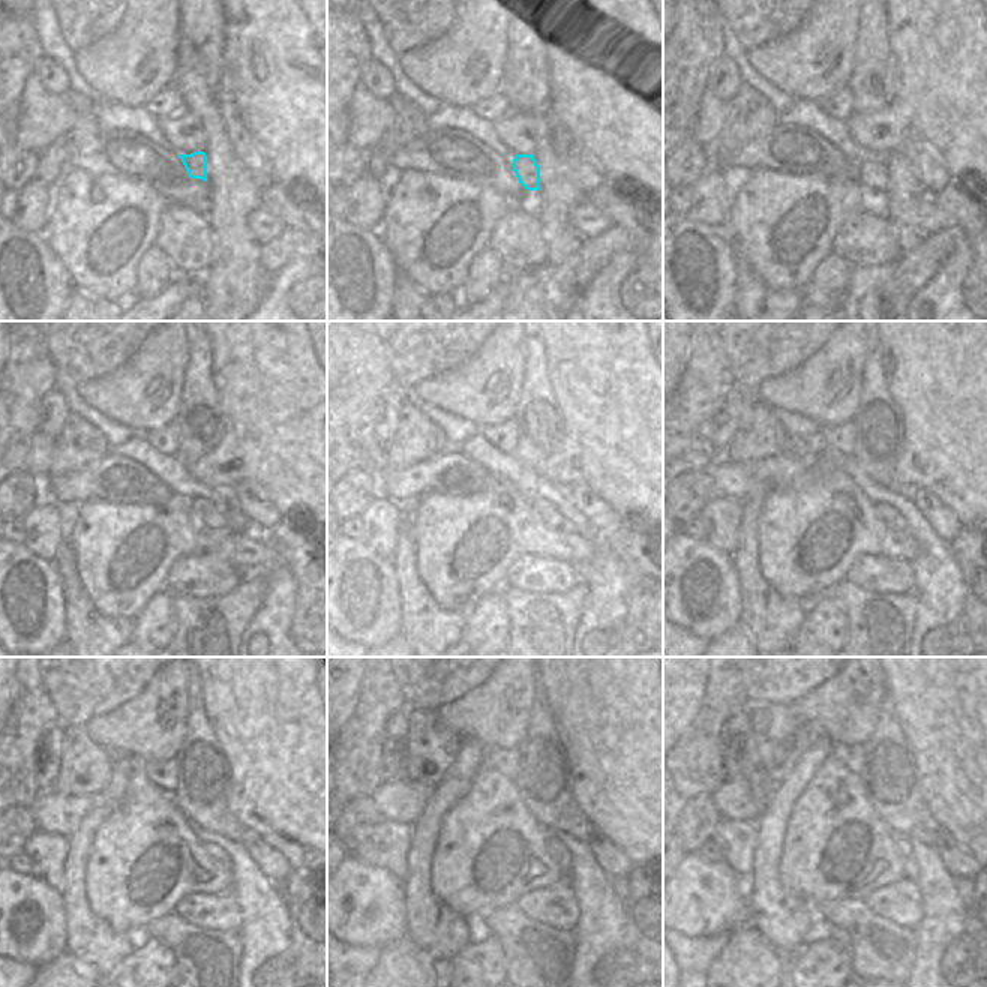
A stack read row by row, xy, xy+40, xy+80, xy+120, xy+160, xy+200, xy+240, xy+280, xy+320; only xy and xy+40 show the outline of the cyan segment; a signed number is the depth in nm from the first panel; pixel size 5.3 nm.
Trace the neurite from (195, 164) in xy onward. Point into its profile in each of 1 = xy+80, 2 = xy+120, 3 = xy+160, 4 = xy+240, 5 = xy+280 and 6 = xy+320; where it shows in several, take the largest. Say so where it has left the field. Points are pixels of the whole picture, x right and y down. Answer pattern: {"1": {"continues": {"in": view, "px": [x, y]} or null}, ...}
{"1": {"continues": {"in": "xy+80", "px": [872, 174]}}, "2": {"continues": {"in": "xy+120", "px": [203, 510]}}, "3": {"continues": {"in": "xy+160", "px": [543, 509]}}, "4": {"continues": {"in": "xy+240", "px": [216, 851]}}, "5": {"continues": {"in": "xy+280", "px": [557, 851]}}, "6": {"continues": {"in": "xy+320", "px": [902, 846]}}}

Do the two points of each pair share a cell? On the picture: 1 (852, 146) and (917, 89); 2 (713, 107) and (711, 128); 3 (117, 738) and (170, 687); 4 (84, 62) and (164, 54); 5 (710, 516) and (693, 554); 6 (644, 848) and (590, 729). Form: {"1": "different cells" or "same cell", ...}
{"1": "different cells", "2": "same cell", "3": "same cell", "4": "same cell", "5": "different cells", "6": "same cell"}

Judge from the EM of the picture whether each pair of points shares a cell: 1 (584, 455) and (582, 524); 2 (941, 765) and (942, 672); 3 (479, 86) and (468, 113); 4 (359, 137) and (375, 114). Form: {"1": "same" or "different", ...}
{"1": "different", "2": "same", "3": "different", "4": "same"}

